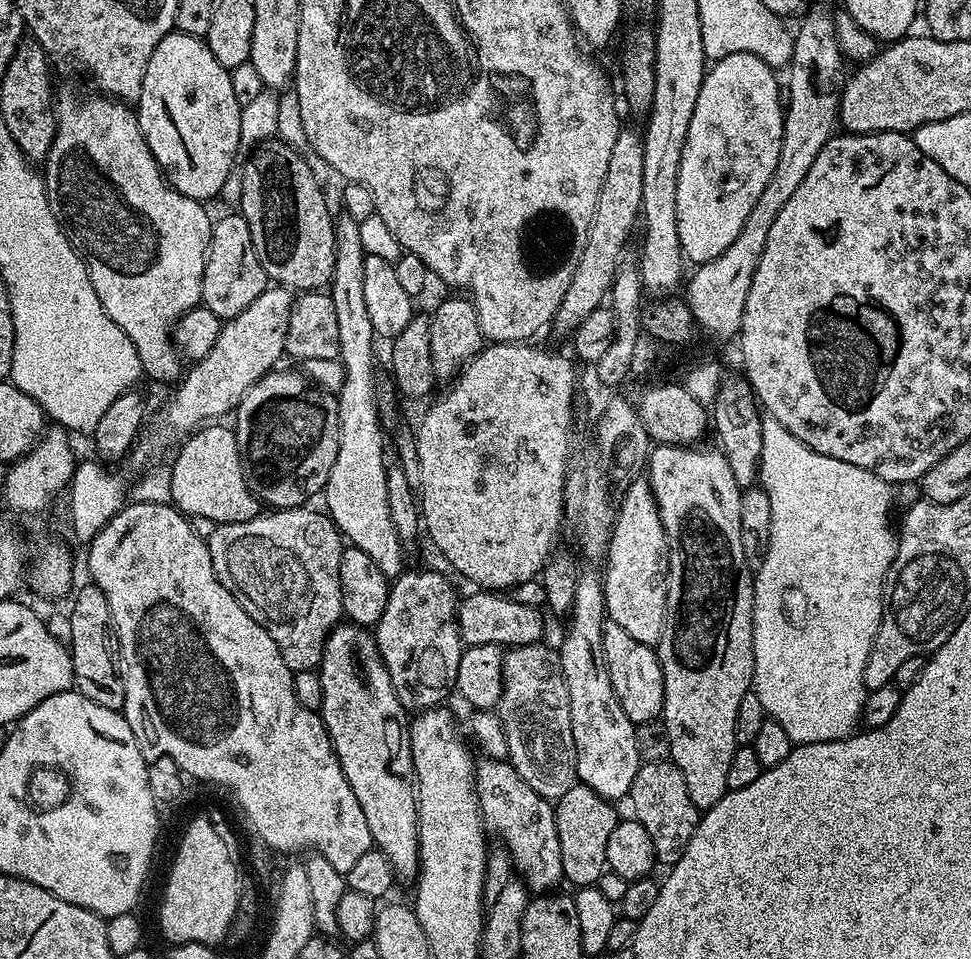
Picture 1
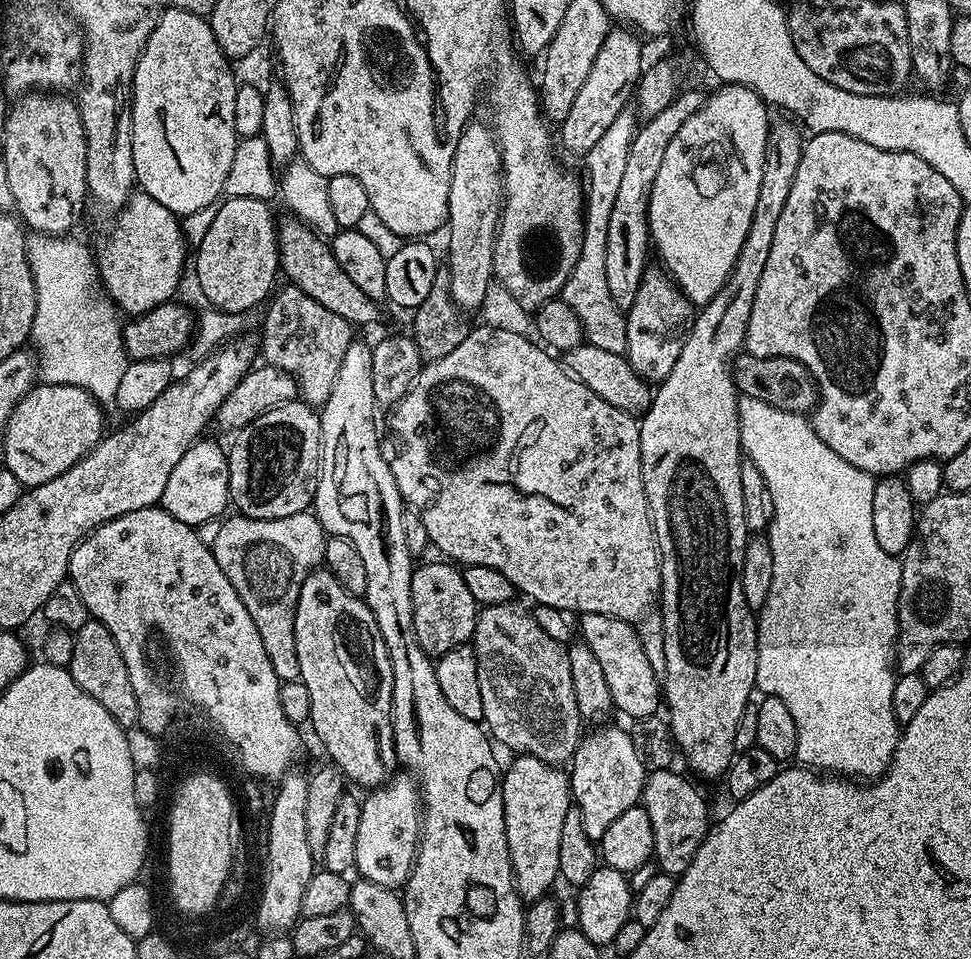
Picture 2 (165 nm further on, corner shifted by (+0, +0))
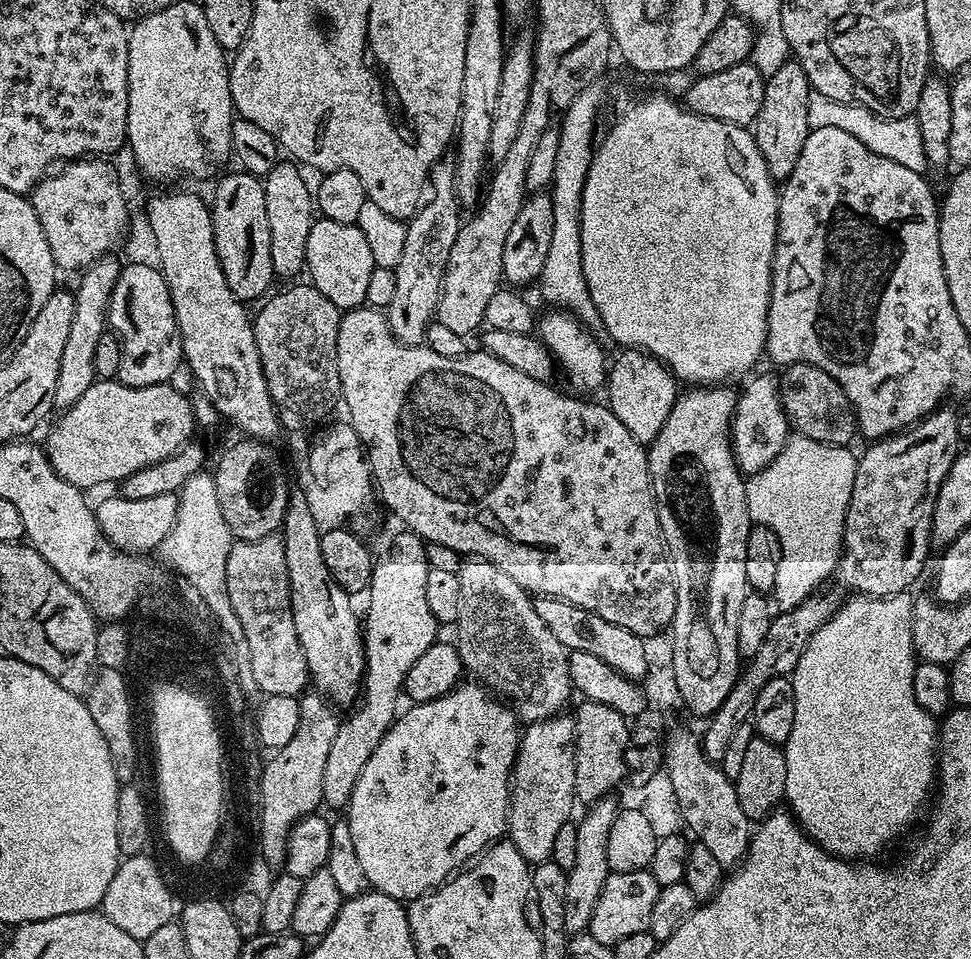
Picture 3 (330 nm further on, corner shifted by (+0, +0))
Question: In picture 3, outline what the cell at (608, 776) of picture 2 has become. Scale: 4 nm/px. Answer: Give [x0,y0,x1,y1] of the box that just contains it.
[566,799,618,934]

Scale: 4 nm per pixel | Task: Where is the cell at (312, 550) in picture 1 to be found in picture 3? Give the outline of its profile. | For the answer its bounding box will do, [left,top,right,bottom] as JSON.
[226,534,310,697]

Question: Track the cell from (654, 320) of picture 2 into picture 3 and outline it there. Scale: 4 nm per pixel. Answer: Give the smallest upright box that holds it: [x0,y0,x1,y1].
[606,348,678,446]

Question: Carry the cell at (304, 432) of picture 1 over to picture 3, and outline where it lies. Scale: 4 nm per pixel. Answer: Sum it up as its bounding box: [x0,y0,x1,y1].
[214,438,290,540]

